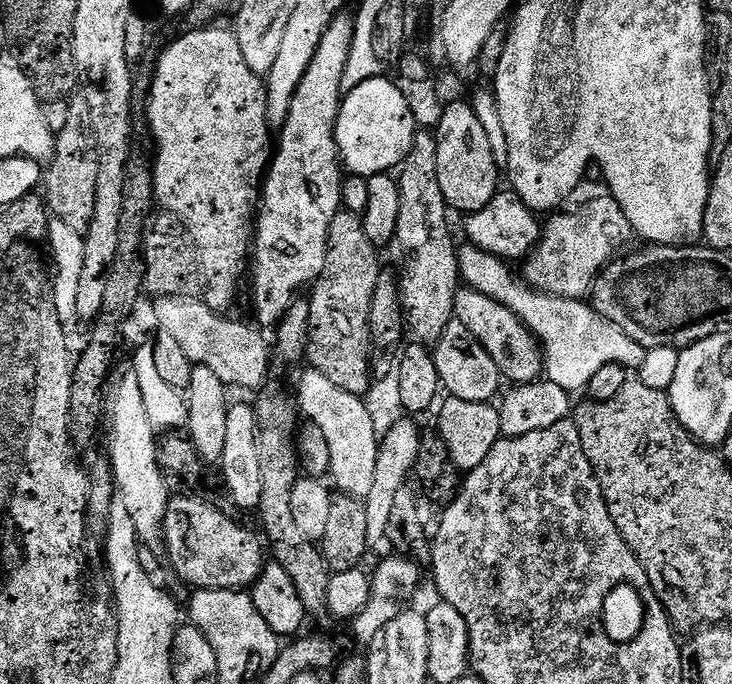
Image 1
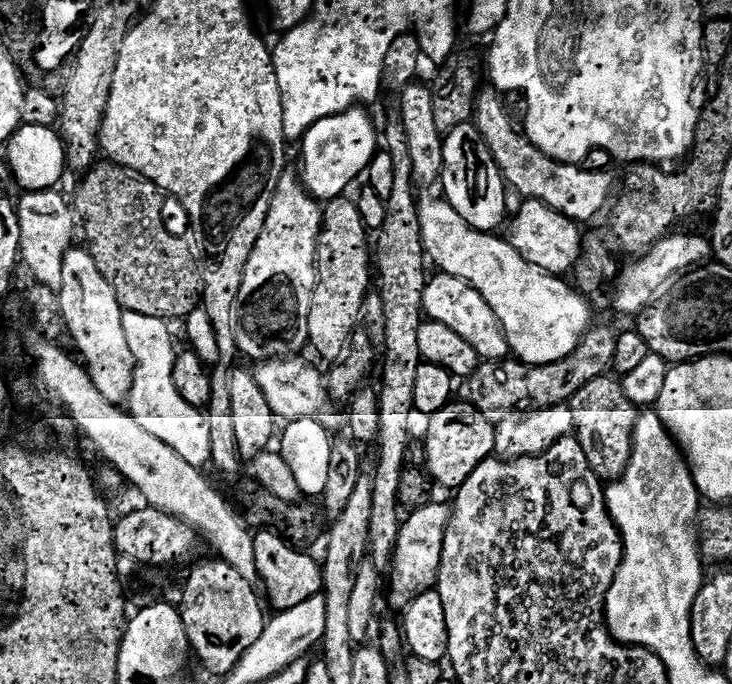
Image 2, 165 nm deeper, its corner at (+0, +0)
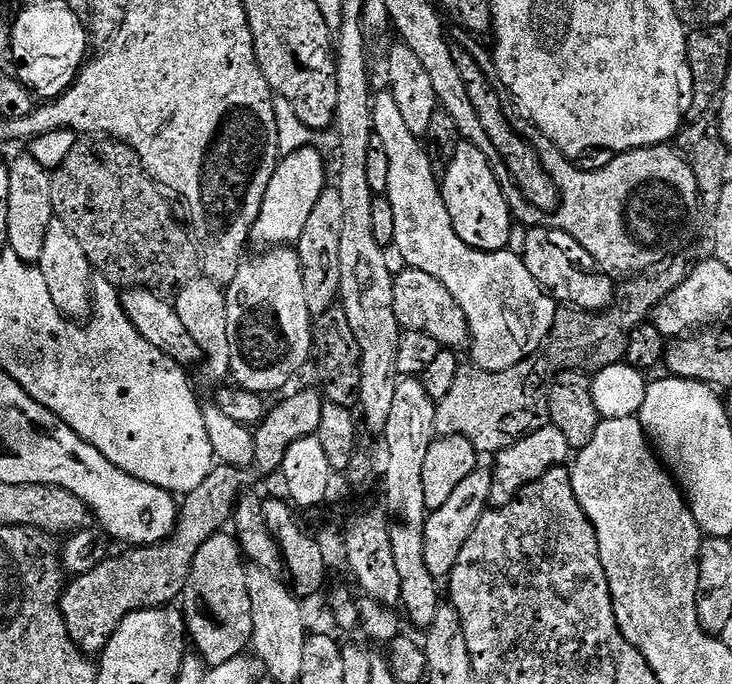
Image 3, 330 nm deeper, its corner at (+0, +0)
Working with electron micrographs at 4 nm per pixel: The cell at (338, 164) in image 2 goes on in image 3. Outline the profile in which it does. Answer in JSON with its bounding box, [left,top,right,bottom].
[252,146,325,246]

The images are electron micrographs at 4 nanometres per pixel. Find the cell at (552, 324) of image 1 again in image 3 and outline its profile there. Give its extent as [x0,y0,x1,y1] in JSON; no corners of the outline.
[372,90,557,372]

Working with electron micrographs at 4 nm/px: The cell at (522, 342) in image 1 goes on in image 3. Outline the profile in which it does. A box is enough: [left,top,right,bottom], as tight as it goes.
[394,267,470,350]

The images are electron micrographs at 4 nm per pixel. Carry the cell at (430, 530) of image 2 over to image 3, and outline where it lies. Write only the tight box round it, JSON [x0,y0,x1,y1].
[424,466,492,582]

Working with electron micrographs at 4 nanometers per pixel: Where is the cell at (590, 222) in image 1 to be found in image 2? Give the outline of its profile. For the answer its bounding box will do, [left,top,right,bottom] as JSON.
[614,232,712,316]

